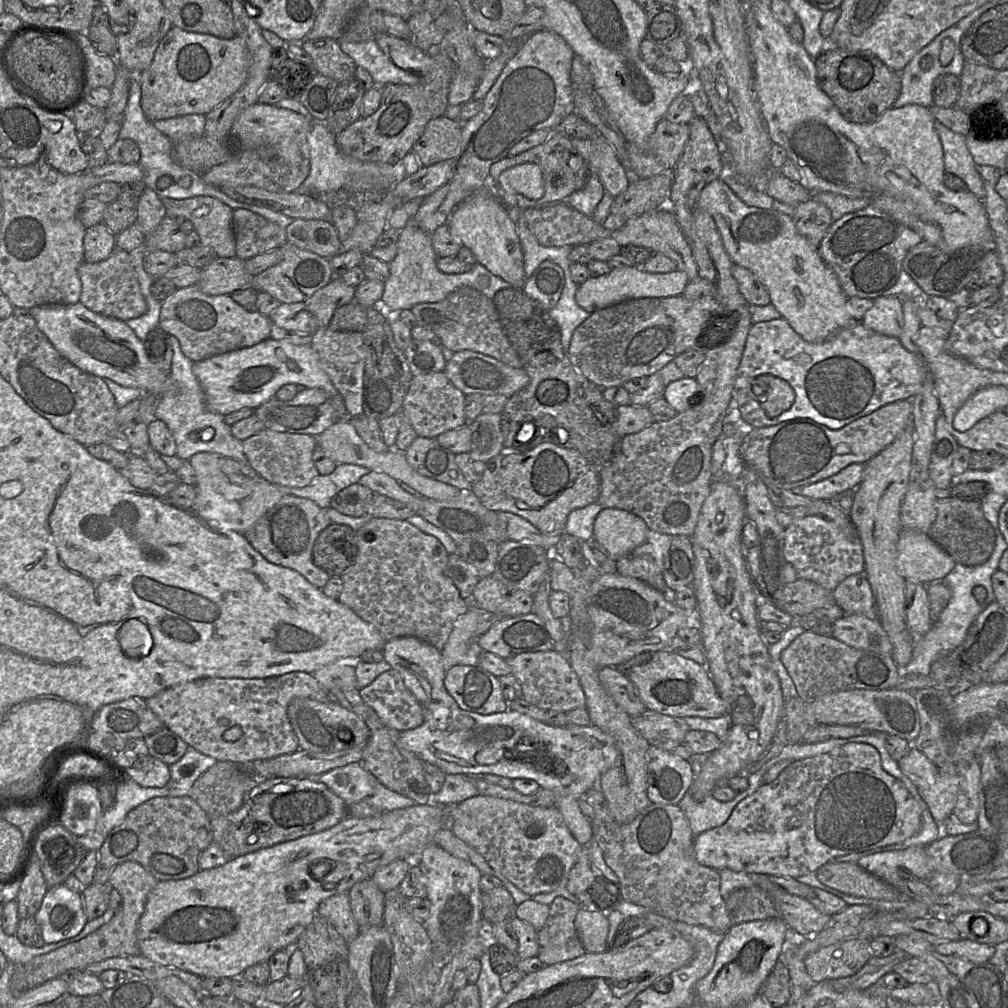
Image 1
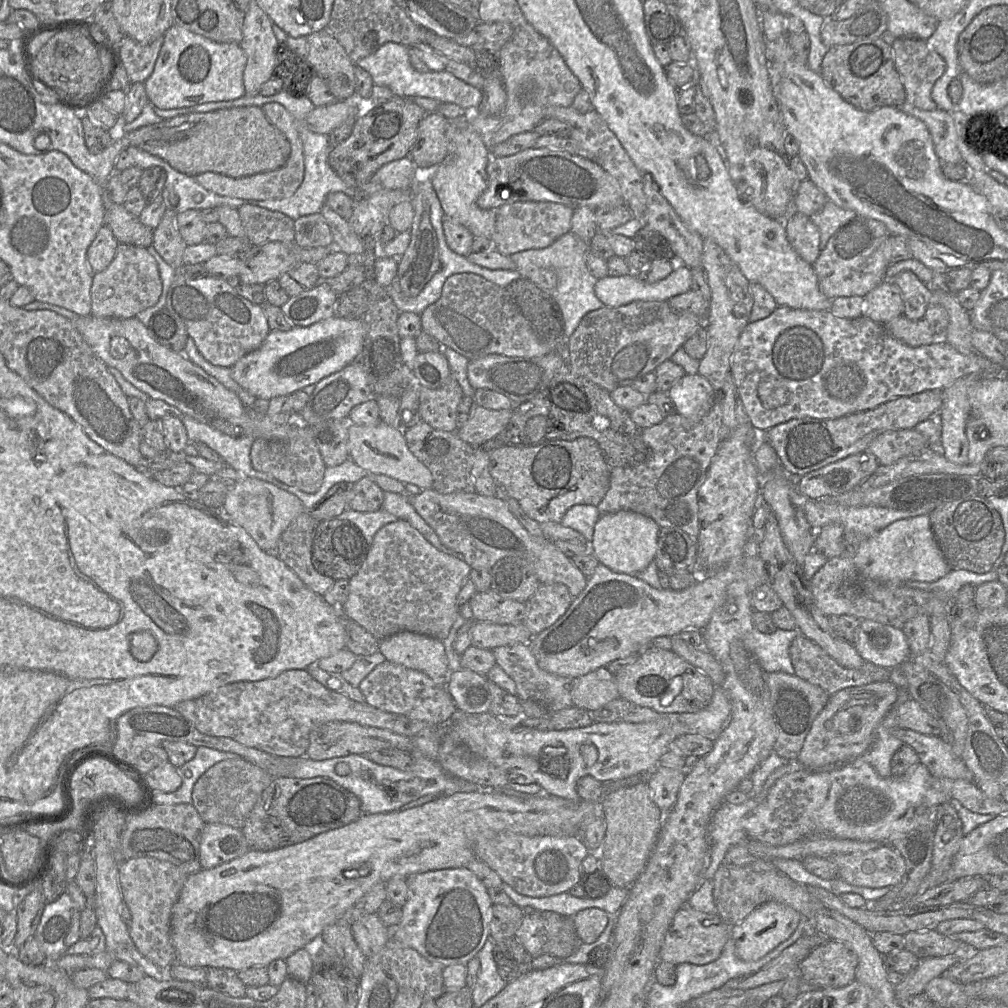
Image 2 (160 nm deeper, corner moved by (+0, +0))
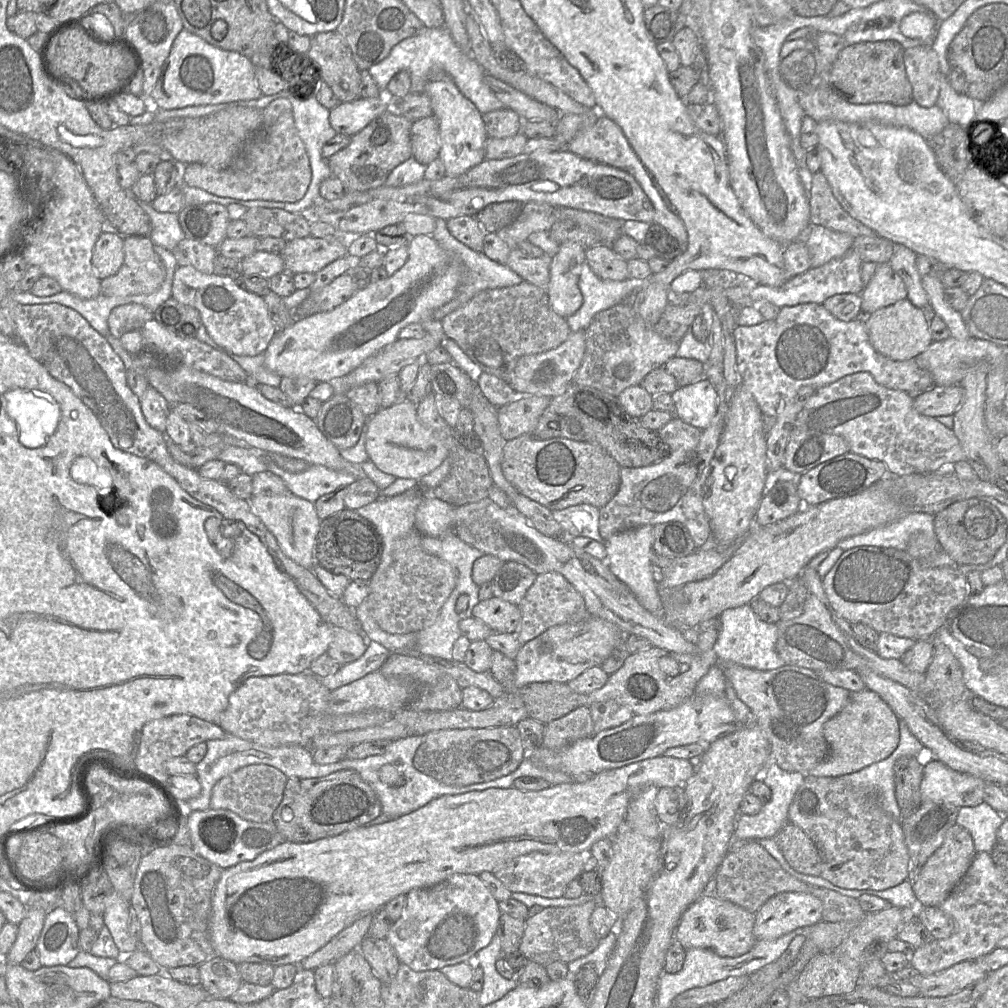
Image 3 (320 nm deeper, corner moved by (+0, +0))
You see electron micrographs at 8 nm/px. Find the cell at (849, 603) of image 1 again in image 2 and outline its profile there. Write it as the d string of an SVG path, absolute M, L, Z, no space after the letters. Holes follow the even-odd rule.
M928 515L897 520L874 536L863 540L853 554L859 571L871 579L886 583L908 580L936 581L951 571L931 529Z

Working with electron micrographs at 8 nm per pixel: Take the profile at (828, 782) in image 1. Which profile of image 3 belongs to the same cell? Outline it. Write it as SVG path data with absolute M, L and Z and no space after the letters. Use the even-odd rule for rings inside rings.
M936 759L922 766L922 802L951 803L960 808L977 806L984 801L985 780L953 770Z

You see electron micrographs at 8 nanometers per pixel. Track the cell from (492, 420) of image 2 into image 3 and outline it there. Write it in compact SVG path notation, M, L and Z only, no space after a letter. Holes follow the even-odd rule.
M523 395L502 407L497 407L497 419L502 437L508 441L522 435L532 435L539 417L553 397Z

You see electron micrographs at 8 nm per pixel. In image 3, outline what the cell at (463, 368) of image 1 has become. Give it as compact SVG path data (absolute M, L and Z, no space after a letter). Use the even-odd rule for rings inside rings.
M579 330L571 332L568 338L558 347L546 352L521 356L510 374L508 384L518 394L540 395L555 397L562 394L567 386L572 383L574 374L583 360L585 352L585 332Z

